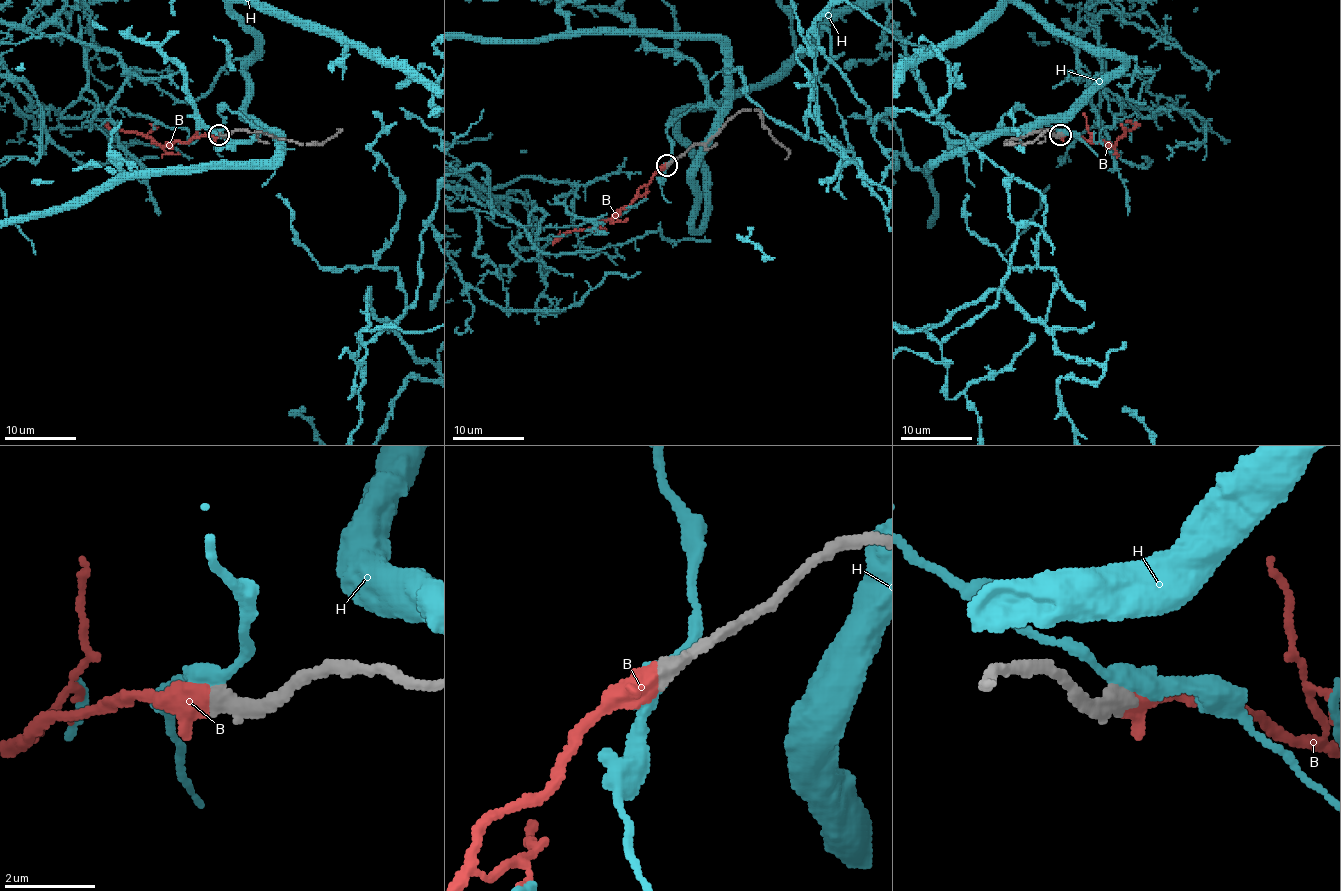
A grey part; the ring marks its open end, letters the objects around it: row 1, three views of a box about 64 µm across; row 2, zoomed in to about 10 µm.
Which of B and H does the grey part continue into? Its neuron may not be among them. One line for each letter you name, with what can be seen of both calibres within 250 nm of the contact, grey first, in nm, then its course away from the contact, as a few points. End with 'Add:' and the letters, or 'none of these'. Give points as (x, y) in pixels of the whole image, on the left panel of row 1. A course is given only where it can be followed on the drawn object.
B: calibres 400 and 600 nm; course (217, 134), (201, 134), (190, 141), (162, 145), (142, 134), (115, 131), (108, 125), (112, 120)
Add: B

